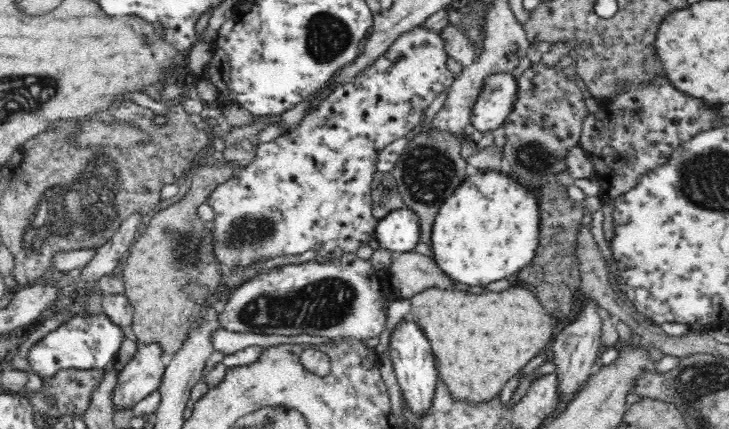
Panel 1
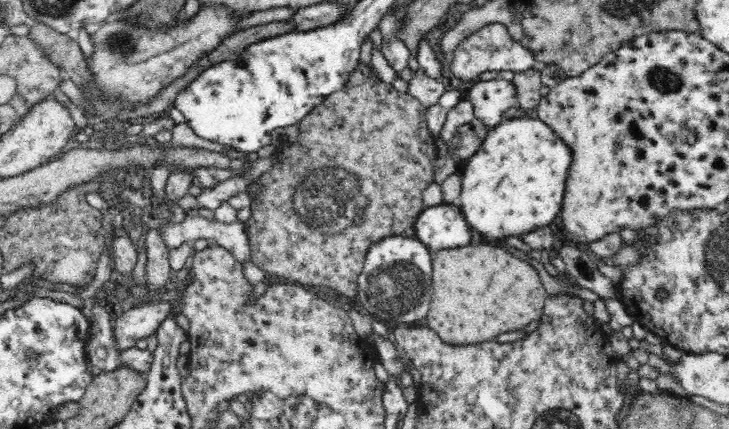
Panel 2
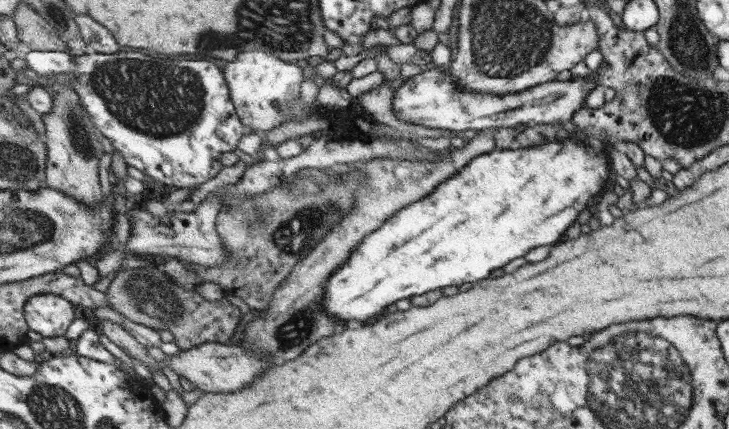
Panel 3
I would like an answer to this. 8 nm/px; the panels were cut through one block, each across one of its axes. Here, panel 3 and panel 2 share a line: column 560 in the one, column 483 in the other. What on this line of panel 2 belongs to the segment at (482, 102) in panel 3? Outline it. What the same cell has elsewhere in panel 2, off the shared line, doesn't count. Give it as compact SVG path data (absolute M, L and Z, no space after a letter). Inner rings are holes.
M478 80L468 92L468 102L474 104L476 118L488 128L498 126L504 120L504 112L516 106L516 100L516 88L508 80Z

